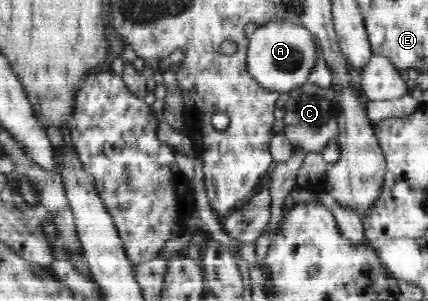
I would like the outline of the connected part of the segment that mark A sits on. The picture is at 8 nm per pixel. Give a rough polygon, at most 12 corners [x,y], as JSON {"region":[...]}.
{"region":[[281,19],[249,37],[249,73],[288,92],[321,52],[310,29]]}

